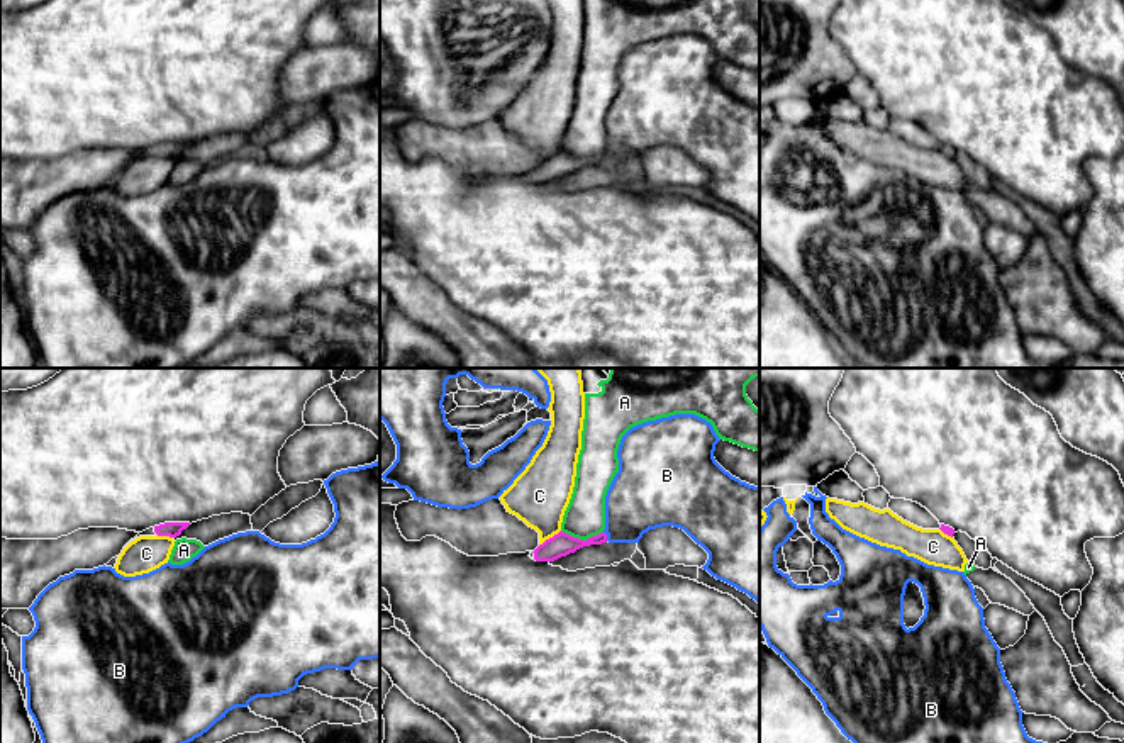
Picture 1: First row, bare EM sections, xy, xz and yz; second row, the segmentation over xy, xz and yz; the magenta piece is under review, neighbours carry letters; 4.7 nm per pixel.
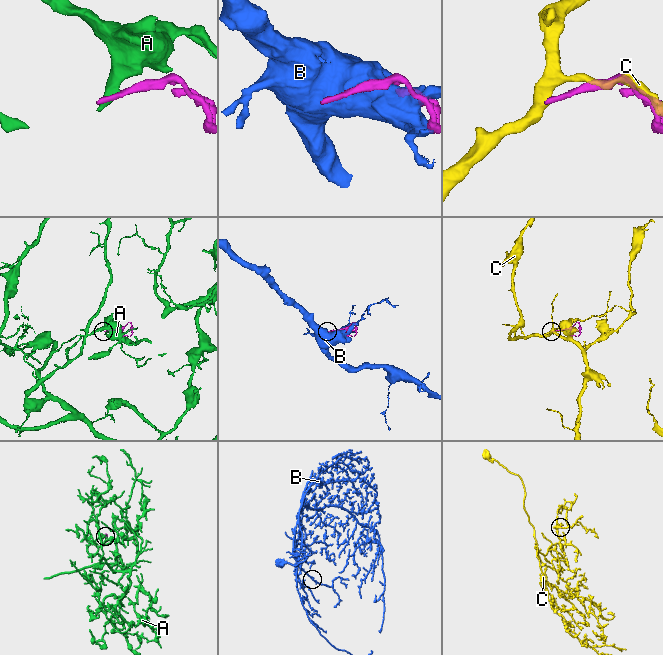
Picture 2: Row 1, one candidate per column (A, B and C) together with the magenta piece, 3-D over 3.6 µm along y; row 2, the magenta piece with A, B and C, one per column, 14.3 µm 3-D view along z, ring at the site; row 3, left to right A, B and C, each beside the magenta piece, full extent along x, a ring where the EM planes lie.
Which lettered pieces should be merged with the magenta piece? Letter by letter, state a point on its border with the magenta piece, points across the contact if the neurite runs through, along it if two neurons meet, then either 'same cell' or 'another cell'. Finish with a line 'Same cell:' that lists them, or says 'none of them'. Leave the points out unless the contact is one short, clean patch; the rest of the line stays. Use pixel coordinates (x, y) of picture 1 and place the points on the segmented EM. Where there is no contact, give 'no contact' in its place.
A: contact xz (582, 540); border xz (562, 530), (584, 540), (602, 533); another cell
B: contact xz (606, 536); another cell
C: contact xz (550, 538); border xz (560, 530), (539, 545); another cell
Same cell: none of them

